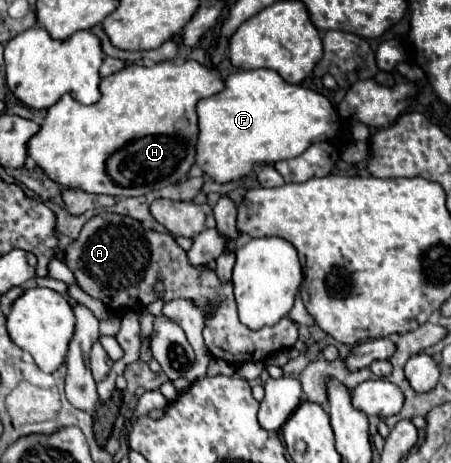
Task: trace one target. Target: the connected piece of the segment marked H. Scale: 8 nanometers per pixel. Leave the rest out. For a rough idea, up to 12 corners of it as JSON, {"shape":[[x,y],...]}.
{"shape":[[199,62],[129,64],[47,108],[27,154],[117,198],[195,164]]}

